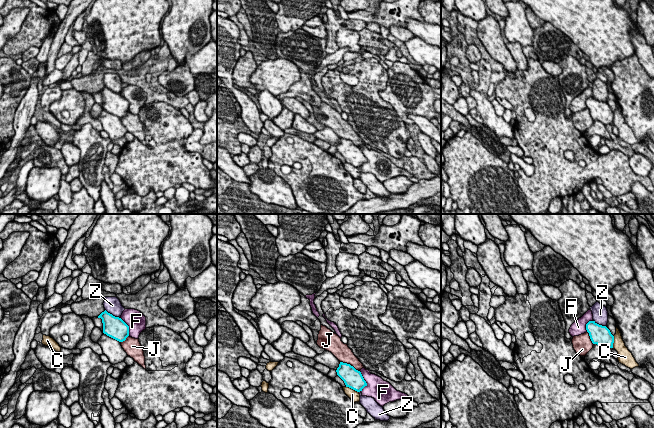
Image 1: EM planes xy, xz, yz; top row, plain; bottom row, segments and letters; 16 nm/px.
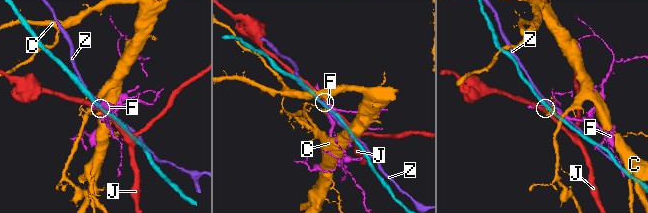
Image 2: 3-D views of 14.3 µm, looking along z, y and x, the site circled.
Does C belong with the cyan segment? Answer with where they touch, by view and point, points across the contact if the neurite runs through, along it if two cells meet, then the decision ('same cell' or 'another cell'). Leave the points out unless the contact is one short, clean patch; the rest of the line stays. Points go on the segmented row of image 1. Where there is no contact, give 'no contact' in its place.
contact xz (352, 388); border xz (346, 386), (358, 392); another cell

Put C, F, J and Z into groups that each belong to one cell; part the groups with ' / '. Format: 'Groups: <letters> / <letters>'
Groups: C / F / J / Z

